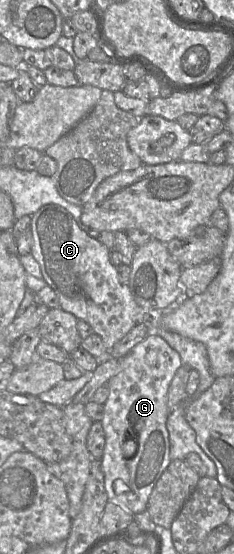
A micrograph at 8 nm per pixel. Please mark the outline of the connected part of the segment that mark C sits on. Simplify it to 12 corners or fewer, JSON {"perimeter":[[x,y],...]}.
{"perimeter":[[64,208],[31,217],[32,250],[60,308],[106,352],[147,323],[110,250]]}

